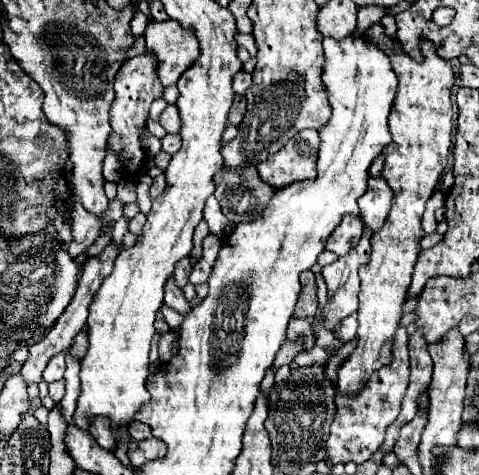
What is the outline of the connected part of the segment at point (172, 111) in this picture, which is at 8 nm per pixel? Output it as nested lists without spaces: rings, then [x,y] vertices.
[[[167,105],[167,109],[161,113],[159,123],[165,127],[167,133],[179,133],[181,127],[181,119],[179,119],[179,111],[175,105]]]

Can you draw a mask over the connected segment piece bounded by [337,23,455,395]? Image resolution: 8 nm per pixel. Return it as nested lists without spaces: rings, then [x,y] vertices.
[[[379,23],[369,27],[367,35],[383,51],[387,51],[395,75],[399,75],[399,93],[389,115],[393,143],[383,149],[385,167],[381,173],[381,177],[393,189],[393,207],[385,225],[375,231],[370,239],[369,263],[359,269],[361,295],[357,311],[357,347],[337,371],[337,389],[347,395],[355,395],[357,391],[361,391],[371,373],[379,367],[385,367],[393,359],[393,337],[399,327],[401,311],[407,299],[407,285],[411,285],[411,271],[421,251],[419,243],[425,237],[425,231],[421,227],[425,201],[433,195],[435,187],[441,181],[443,169],[449,159],[453,127],[449,95],[455,83],[455,73],[453,67],[435,53],[435,47],[429,41],[423,41],[421,49],[425,55],[425,63],[415,63],[409,55],[405,55],[399,43],[391,41],[383,33],[383,27]]]

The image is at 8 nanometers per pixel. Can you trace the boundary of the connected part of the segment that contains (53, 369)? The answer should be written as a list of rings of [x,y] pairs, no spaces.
[[[57,353],[45,367],[43,371],[43,381],[51,383],[51,381],[57,381],[57,379],[63,379],[63,373],[65,373],[65,355],[63,353]]]

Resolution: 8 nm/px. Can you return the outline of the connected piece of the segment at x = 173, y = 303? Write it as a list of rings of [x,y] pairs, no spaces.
[[[167,279],[167,287],[165,287],[165,305],[173,307],[175,311],[179,311],[181,315],[185,315],[189,311],[189,301],[183,297],[183,291],[175,285],[175,279]]]

